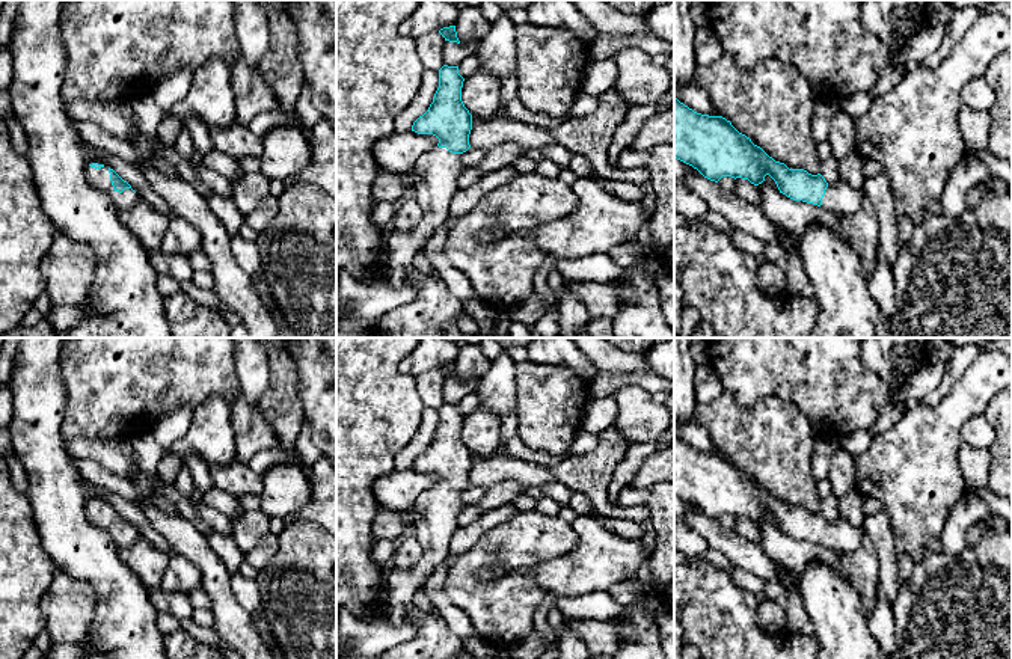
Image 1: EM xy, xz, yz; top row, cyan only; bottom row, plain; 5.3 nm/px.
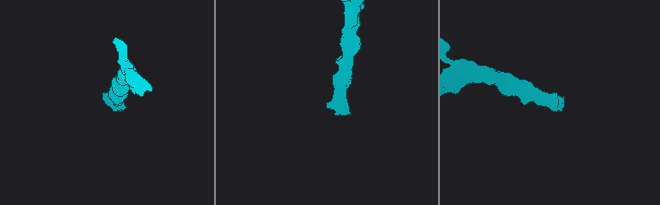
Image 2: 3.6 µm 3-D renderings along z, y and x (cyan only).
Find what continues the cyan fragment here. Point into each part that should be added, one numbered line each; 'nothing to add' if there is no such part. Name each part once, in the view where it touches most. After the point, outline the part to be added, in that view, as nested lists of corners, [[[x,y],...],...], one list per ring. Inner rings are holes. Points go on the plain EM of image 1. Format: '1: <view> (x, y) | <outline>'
1: xy (100, 516) | [[[87,504],[86,511],[87,511],[89,520],[95,526],[107,531],[116,541],[118,547],[133,546],[140,538],[137,531],[134,531],[131,526],[125,526],[122,531],[113,528],[107,504],[101,507]]]

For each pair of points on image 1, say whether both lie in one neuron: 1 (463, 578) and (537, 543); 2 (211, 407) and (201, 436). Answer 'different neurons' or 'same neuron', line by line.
1: same neuron
2: same neuron

